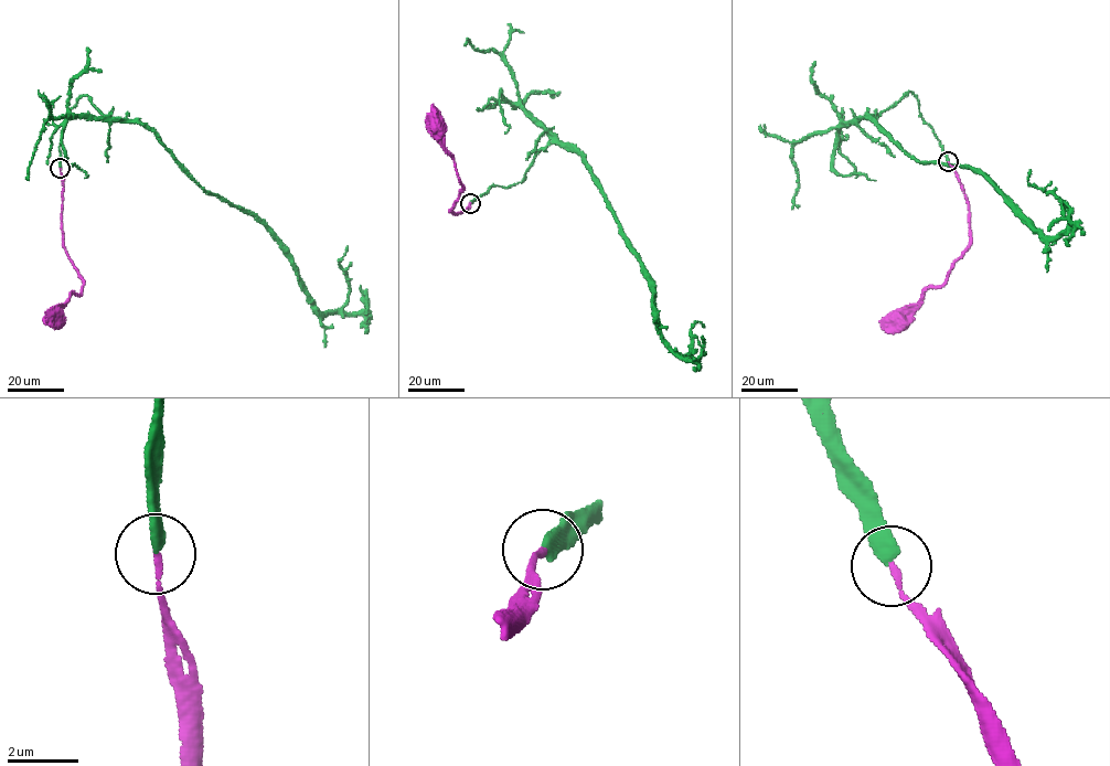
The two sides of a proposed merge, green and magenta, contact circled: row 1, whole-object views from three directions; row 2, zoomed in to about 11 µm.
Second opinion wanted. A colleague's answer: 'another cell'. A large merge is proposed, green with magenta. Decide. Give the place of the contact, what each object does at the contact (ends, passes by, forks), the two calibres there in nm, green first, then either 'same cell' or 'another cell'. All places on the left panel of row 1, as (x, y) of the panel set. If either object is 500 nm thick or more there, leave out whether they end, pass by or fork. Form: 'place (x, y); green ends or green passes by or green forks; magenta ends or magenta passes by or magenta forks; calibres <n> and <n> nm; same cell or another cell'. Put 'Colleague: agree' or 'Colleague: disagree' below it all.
place (60, 168); green ends; magenta ends; calibres 320 and 160 nm; same cell
Colleague: disagree

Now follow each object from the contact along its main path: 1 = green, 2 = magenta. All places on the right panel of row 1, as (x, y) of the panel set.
1: (948, 162), (911, 93), (866, 115), (918, 160), (983, 174), (1059, 236), (1069, 213), (1031, 170)
2: (949, 162), (967, 204), (969, 246), (956, 262), (948, 278), (940, 286), (927, 289), (910, 312), (900, 319)

